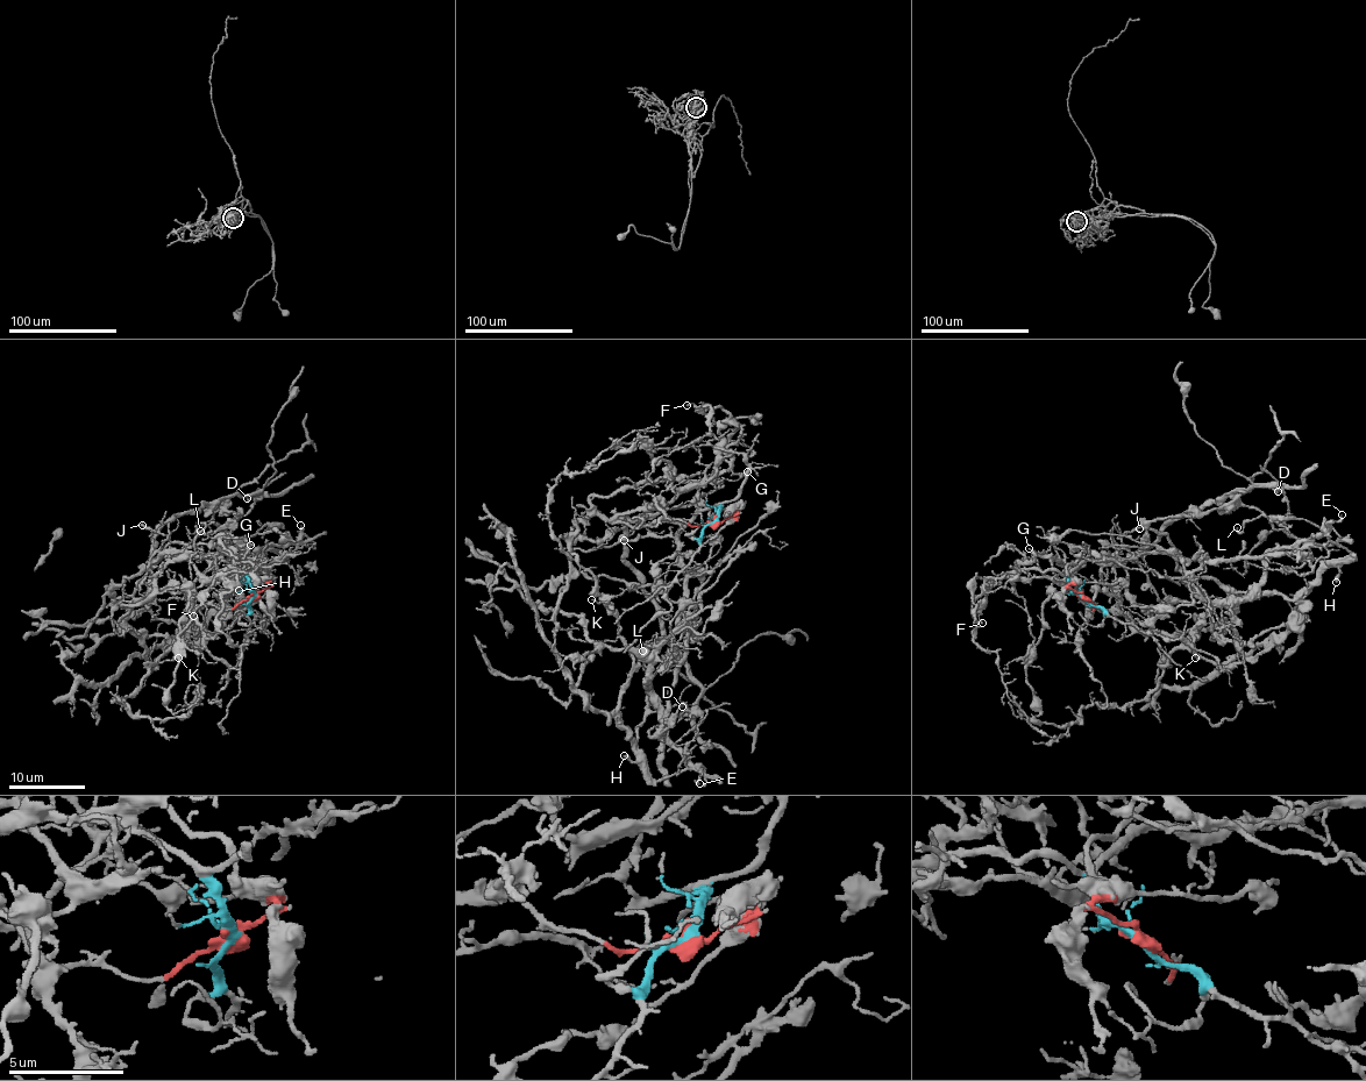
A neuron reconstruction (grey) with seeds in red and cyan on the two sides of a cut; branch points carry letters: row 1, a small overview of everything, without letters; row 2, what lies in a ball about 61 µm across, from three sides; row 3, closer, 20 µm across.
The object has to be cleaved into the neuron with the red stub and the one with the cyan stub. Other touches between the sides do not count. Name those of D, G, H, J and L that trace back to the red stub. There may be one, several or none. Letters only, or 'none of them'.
D, G, H, L

